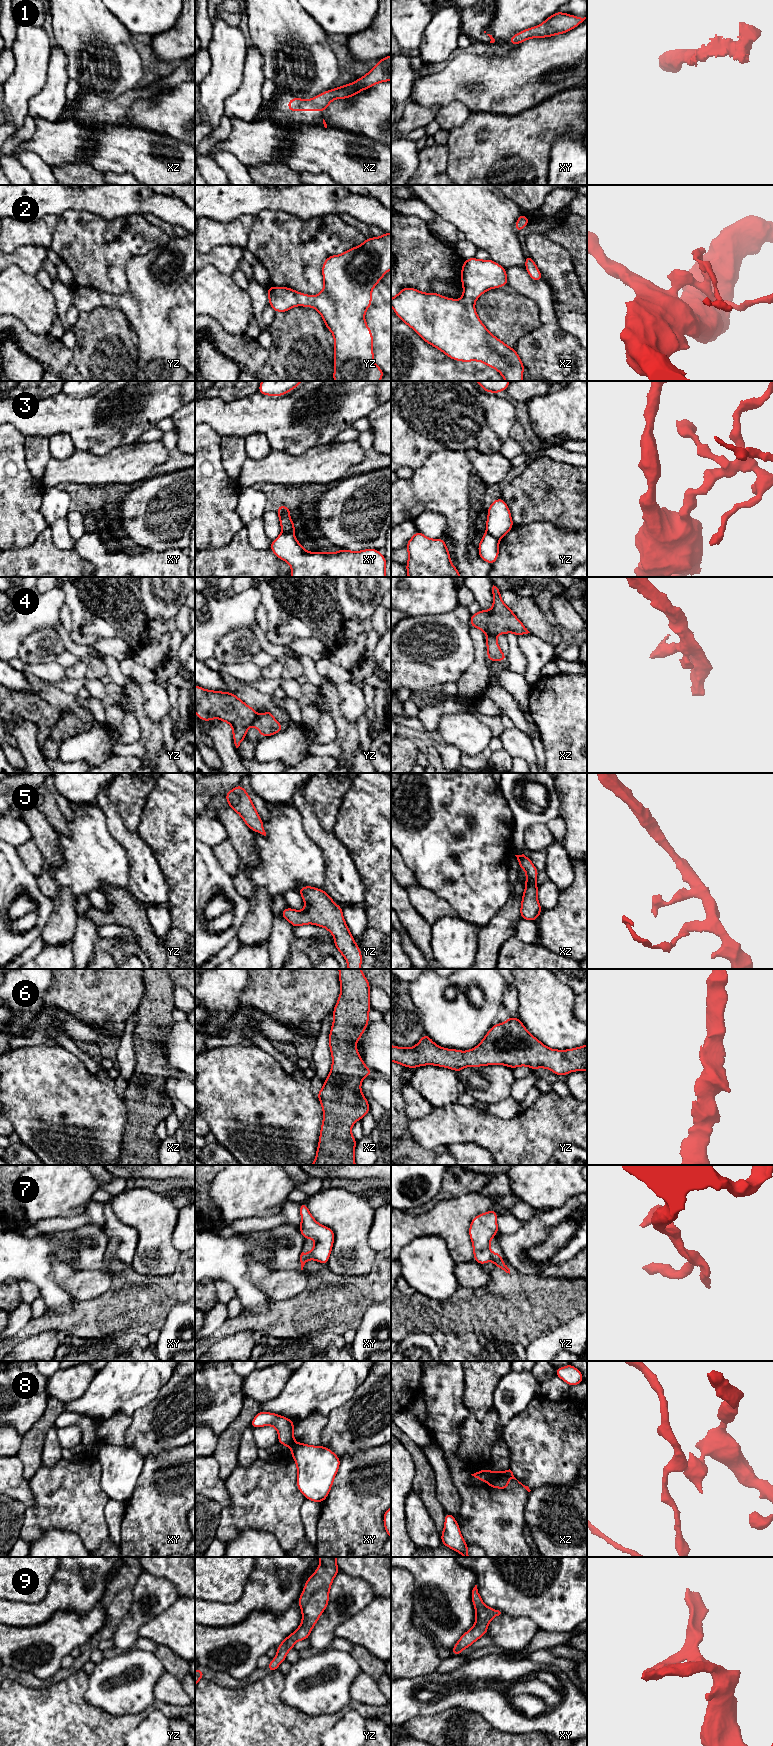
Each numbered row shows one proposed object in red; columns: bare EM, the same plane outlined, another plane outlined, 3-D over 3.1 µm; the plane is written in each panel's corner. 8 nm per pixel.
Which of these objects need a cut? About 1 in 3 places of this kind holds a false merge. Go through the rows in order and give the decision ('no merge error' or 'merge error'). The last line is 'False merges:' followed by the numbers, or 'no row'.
1: no merge error
2: no merge error
3: merge error
4: merge error
5: no merge error
6: no merge error
7: merge error
8: merge error
9: no merge error
False merges: 3, 4, 7, 8

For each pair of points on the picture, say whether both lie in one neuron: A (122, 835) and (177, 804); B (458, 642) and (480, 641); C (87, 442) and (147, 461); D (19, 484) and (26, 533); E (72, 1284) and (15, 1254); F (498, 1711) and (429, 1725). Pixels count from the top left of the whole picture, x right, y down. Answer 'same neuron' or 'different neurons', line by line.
A: different neurons
B: different neurons
C: different neurons
D: same neuron
E: different neurons
F: different neurons

